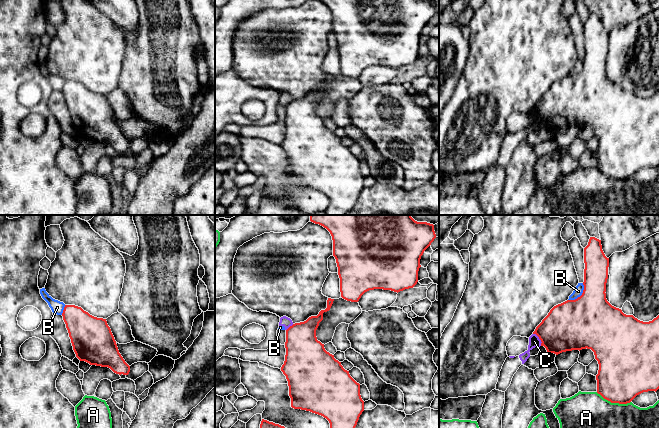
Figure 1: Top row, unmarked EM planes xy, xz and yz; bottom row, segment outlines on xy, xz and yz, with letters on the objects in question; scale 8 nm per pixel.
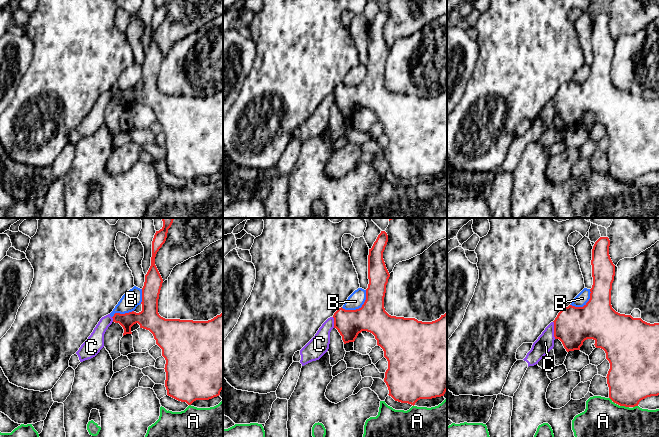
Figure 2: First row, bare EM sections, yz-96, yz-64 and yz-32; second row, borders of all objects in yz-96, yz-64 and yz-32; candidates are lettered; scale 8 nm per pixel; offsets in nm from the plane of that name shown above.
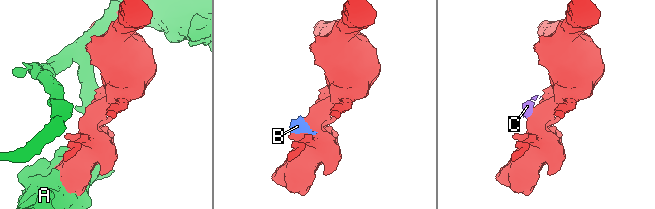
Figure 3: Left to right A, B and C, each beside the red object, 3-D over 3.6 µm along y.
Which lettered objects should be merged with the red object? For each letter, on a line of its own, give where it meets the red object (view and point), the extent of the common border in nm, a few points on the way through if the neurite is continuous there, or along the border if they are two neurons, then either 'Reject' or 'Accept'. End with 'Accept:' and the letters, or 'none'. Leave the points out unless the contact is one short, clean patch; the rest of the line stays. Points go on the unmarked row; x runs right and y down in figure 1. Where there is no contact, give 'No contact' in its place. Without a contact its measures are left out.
A: Touches red at yz (613, 178). Shared border 300 nm. Reject
B: Touches red at yz (581, 71). Shared border 190 nm. Boundary: yz (583, 59), (583, 68), (576, 74), (568, 76). Reject
C: Touches red at yz (539, 114). Shared border 120 nm. Boundary: yz (533, 109), (538, 113), (541, 121). Reject
Accept: none

